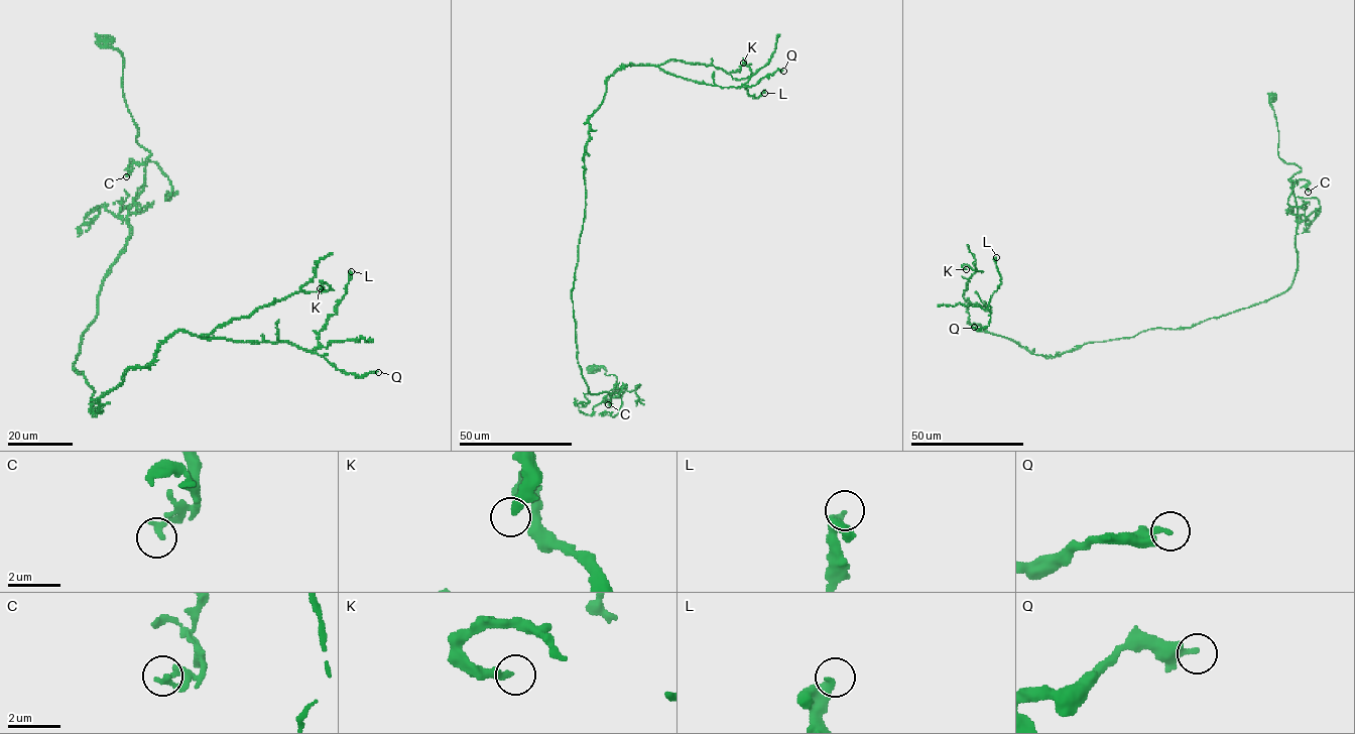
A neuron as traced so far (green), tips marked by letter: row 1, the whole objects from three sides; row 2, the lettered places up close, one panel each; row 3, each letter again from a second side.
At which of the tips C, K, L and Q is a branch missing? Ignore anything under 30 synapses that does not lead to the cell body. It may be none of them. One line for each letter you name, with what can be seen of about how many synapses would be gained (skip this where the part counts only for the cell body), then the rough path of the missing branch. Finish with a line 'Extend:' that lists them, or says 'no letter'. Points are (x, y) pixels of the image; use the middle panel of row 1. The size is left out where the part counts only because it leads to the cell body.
Extend: no letter

